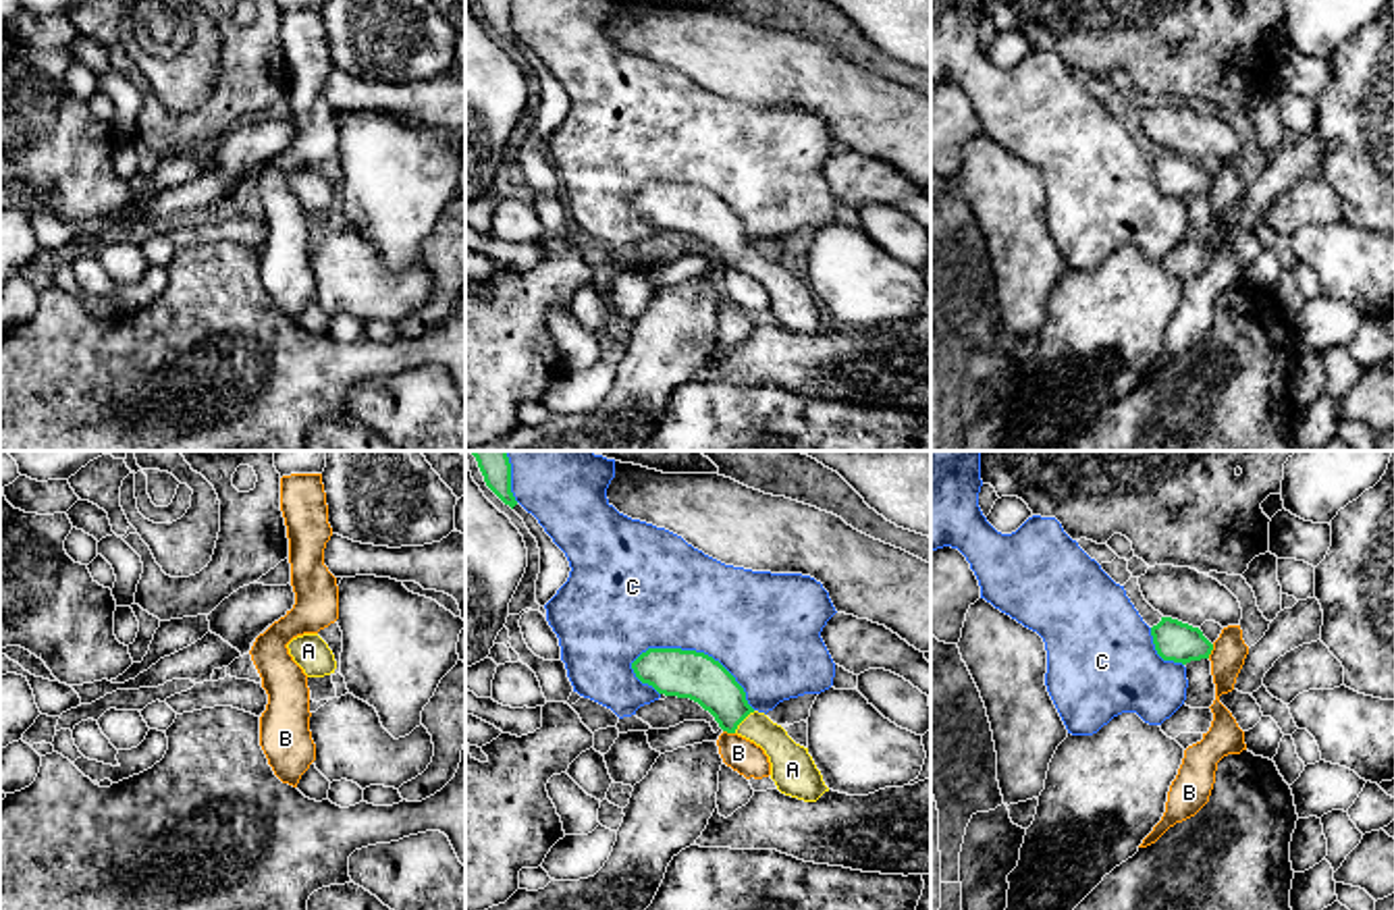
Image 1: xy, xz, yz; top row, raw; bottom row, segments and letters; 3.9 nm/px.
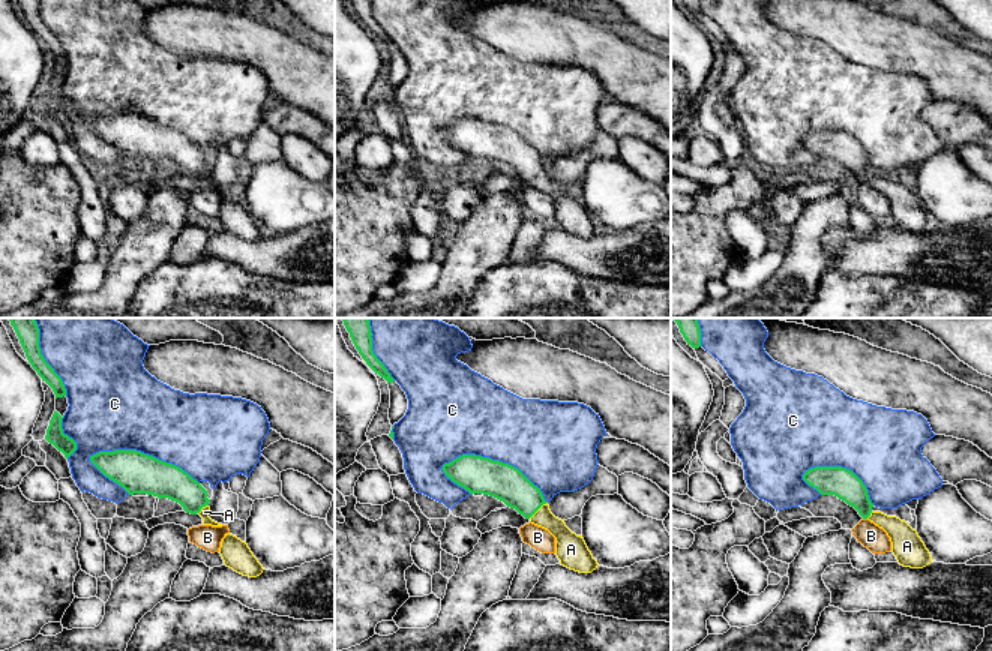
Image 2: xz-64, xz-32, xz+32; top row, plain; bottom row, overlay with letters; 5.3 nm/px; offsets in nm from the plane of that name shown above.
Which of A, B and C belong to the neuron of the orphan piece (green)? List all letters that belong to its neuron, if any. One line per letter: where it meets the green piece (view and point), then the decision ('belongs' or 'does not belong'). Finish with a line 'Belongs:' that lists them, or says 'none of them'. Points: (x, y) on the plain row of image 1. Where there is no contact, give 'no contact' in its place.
A: xz (742, 254) | belongs
B: yz (1212, 183) | does not belong
C: xz (699, 188) | does not belong
Belongs: A

